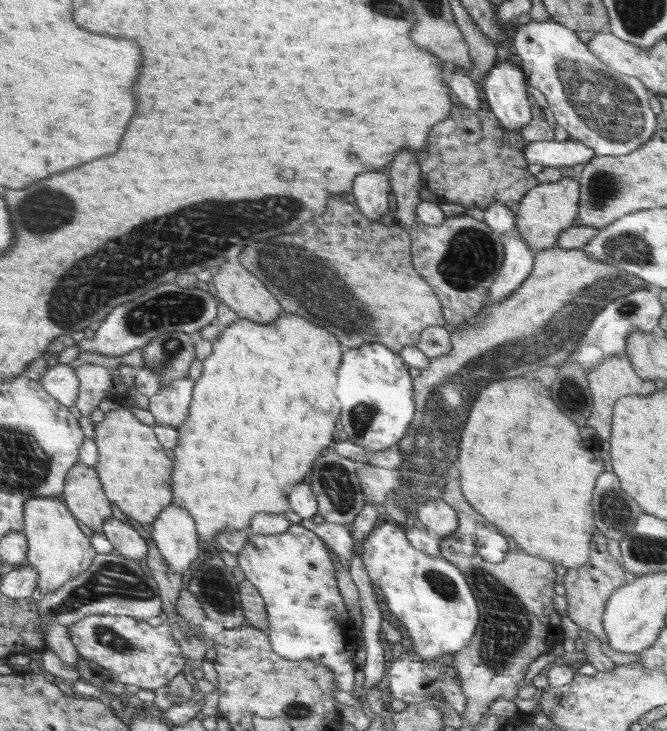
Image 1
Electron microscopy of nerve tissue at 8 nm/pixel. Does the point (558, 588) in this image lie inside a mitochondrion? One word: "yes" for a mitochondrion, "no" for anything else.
no

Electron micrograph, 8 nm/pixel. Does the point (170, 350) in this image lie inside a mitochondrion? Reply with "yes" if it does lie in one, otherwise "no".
yes

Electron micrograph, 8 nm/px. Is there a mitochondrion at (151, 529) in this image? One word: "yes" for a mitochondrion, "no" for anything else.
no

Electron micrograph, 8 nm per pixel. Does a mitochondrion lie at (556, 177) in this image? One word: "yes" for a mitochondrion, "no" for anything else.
no

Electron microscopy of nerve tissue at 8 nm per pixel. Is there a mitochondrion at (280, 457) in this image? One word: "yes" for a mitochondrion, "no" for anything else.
no

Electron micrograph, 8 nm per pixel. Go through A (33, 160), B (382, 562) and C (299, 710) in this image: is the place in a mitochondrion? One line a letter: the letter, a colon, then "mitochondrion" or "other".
A: other
B: other
C: mitochondrion

